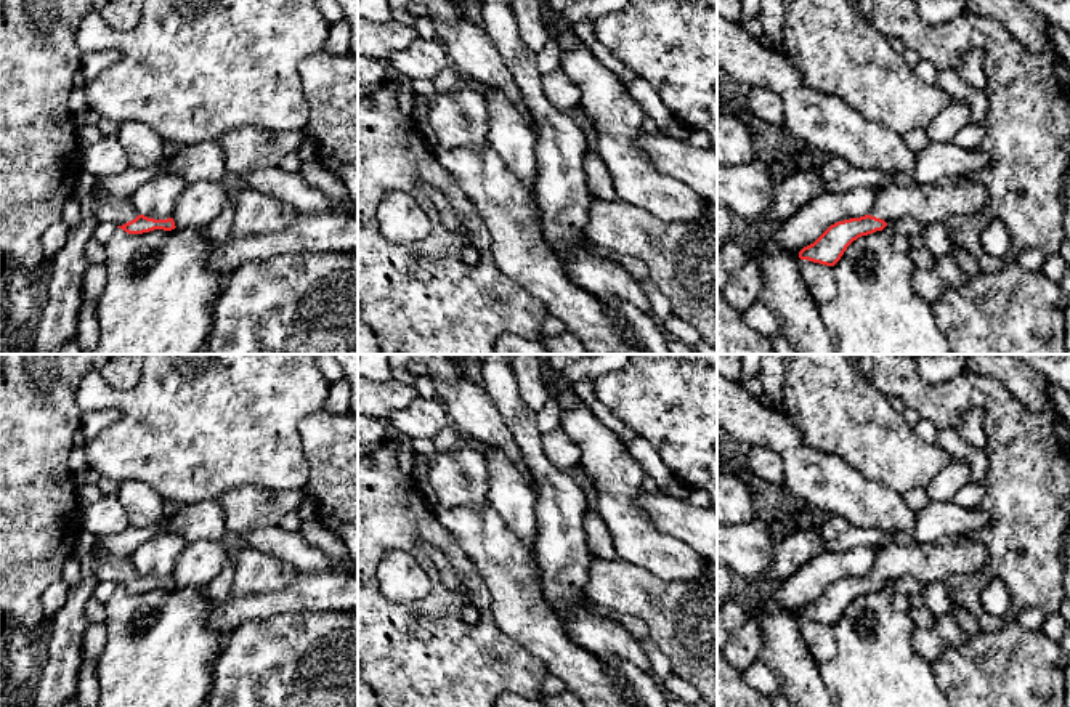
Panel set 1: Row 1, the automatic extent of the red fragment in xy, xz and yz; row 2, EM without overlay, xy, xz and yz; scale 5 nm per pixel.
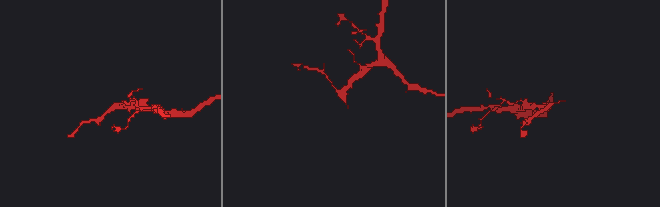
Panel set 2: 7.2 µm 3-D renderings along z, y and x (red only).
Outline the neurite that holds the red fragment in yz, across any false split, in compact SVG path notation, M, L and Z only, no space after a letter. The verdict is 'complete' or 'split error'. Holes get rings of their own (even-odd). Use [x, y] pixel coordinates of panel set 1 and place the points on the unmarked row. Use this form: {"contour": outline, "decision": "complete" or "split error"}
{"contour": "M948 537L913 545L887 540L879 547L869 574L831 584L813 603L799 611L799 617L834 625L847 606L861 595L882 590L905 577L921 584L946 582L956 574L979 572L988 558L987 548L974 537Z", "decision": "split error"}

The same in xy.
{"contour": "M132 556L107 558L101 561L95 569L95 576L98 582L112 582L128 593L143 593L154 588L172 590L176 587L173 577L154 579L140 574L132 561Z", "decision": "split error"}

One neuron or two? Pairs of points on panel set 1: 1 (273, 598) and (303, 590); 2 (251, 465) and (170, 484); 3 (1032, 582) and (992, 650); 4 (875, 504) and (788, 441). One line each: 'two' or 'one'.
1: one
2: one
3: two
4: one

